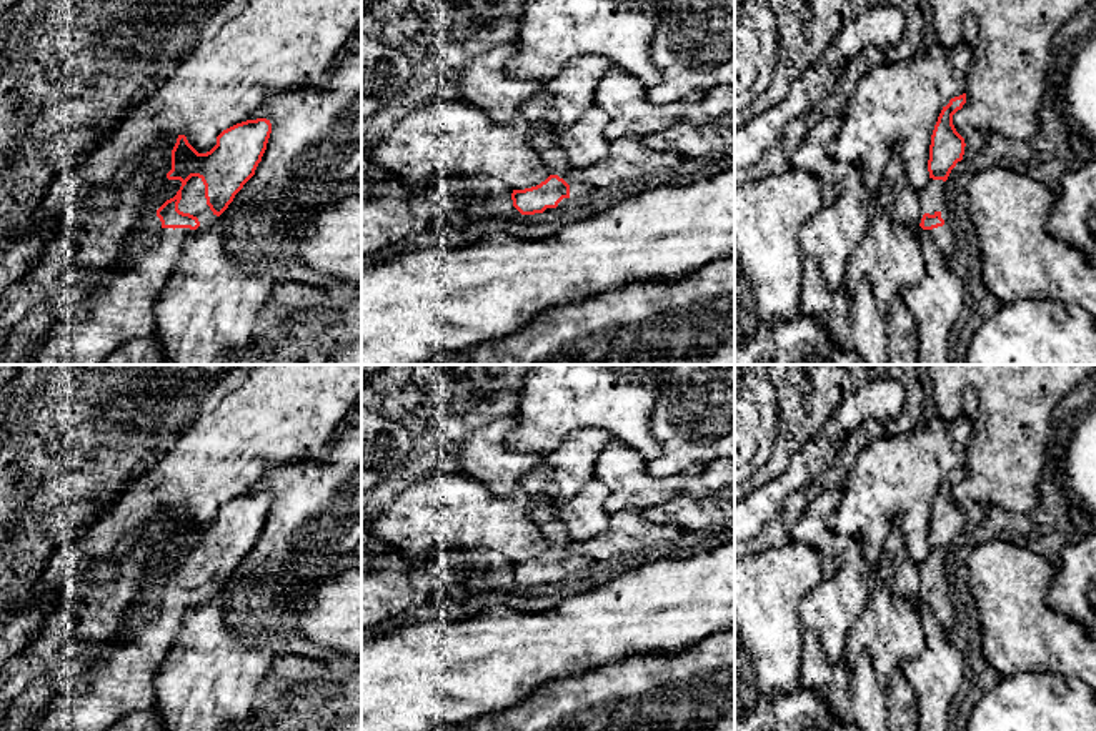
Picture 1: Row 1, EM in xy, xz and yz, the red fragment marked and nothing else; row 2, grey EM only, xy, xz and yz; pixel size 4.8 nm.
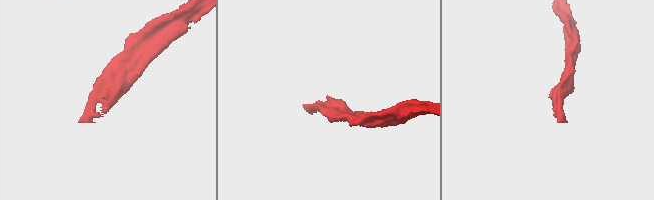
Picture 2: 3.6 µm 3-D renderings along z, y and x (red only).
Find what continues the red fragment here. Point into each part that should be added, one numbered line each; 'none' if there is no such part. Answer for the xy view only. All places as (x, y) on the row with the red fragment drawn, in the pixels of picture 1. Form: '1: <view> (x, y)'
1: xy (122, 310)

